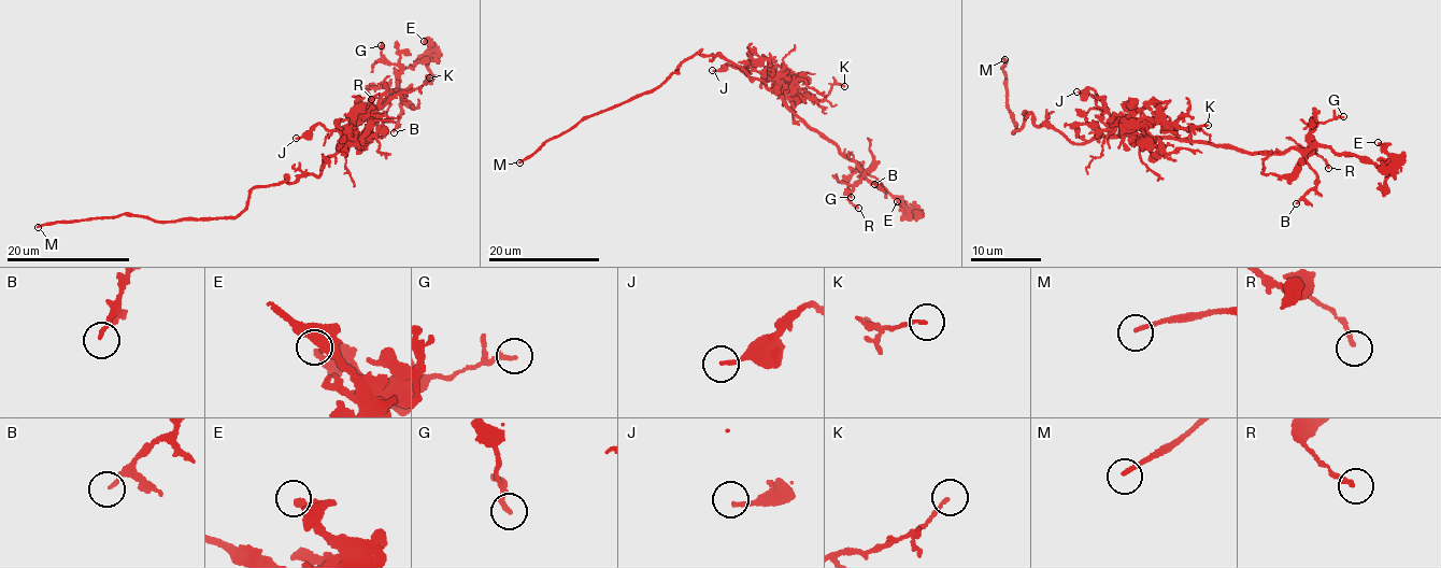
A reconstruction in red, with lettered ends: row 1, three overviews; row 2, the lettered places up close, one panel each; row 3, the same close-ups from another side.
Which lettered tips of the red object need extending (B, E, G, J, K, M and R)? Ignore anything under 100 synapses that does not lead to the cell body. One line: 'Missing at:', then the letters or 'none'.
Missing at: M

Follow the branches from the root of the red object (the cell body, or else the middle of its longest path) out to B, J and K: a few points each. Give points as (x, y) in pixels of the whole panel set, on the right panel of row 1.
B: (1064, 135), (1080, 144), (1100, 136), (1130, 135), (1270, 156), (1296, 150), (1317, 175), (1316, 185), (1296, 203)
J: (1064, 135), (1074, 143), (1083, 144), (1111, 135), (1111, 118), (1100, 98), (1087, 87), (1081, 94), (1076, 91)
K: (1064, 135), (1074, 143), (1083, 144), (1100, 136), (1108, 138), (1132, 136), (1153, 121), (1182, 129), (1208, 125)

